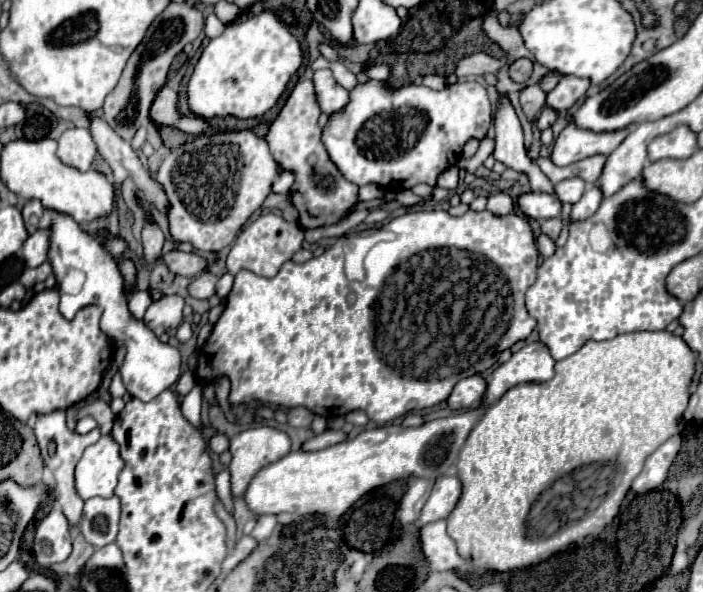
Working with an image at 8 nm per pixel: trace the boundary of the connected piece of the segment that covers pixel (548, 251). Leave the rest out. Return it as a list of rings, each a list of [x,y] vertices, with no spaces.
[[[541,234],[541,236],[537,238],[537,248],[539,248],[539,254],[541,254],[543,258],[549,258],[549,256],[555,254],[555,242],[553,242],[549,236],[545,236],[545,234]]]

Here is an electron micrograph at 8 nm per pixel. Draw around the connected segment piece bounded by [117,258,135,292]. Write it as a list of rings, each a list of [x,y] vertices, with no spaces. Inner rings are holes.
[[[119,258],[117,264],[119,264],[119,268],[121,268],[121,274],[123,274],[123,278],[125,278],[125,286],[127,286],[127,292],[129,292],[131,284],[133,284],[133,280],[135,280],[135,266],[133,266],[131,260],[125,260],[125,258]]]

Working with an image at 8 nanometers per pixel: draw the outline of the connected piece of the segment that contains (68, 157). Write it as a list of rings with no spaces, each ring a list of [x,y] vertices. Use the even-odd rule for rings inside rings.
[[[69,128],[61,134],[57,156],[67,166],[85,172],[91,168],[95,154],[97,154],[97,146],[93,144],[91,132],[87,128]]]

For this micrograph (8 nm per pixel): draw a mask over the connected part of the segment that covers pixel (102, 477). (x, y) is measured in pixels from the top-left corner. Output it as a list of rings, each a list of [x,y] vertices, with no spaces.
[[[111,432],[103,434],[93,446],[89,446],[77,468],[75,468],[75,484],[77,492],[83,500],[93,496],[111,498],[117,486],[117,478],[125,468],[125,460],[121,460],[117,442],[113,440]]]

